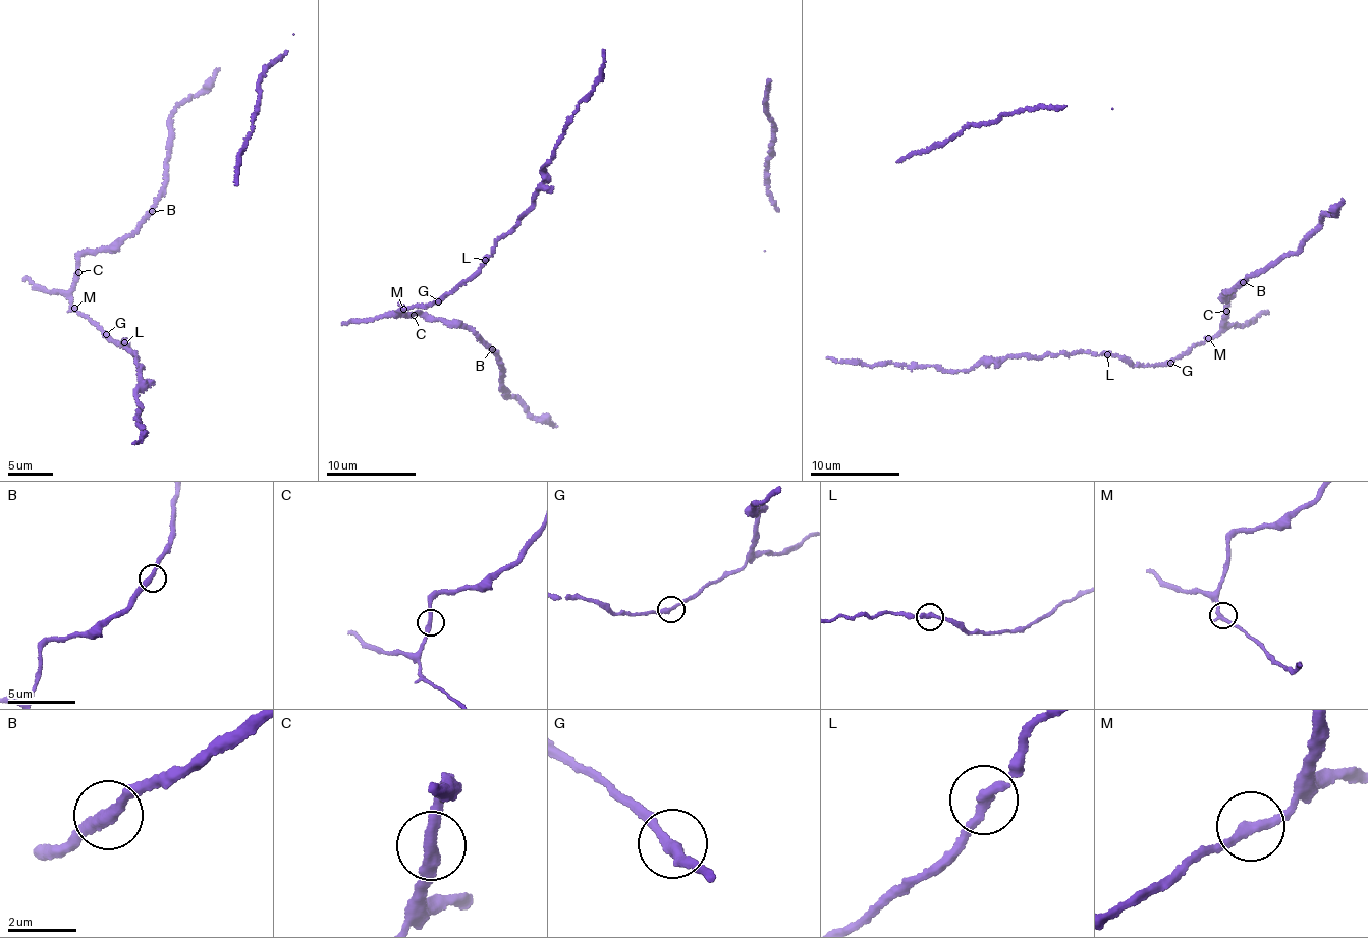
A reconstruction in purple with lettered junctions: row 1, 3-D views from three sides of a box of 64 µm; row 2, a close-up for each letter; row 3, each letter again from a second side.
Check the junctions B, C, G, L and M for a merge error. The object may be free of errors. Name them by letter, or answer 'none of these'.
none of these

